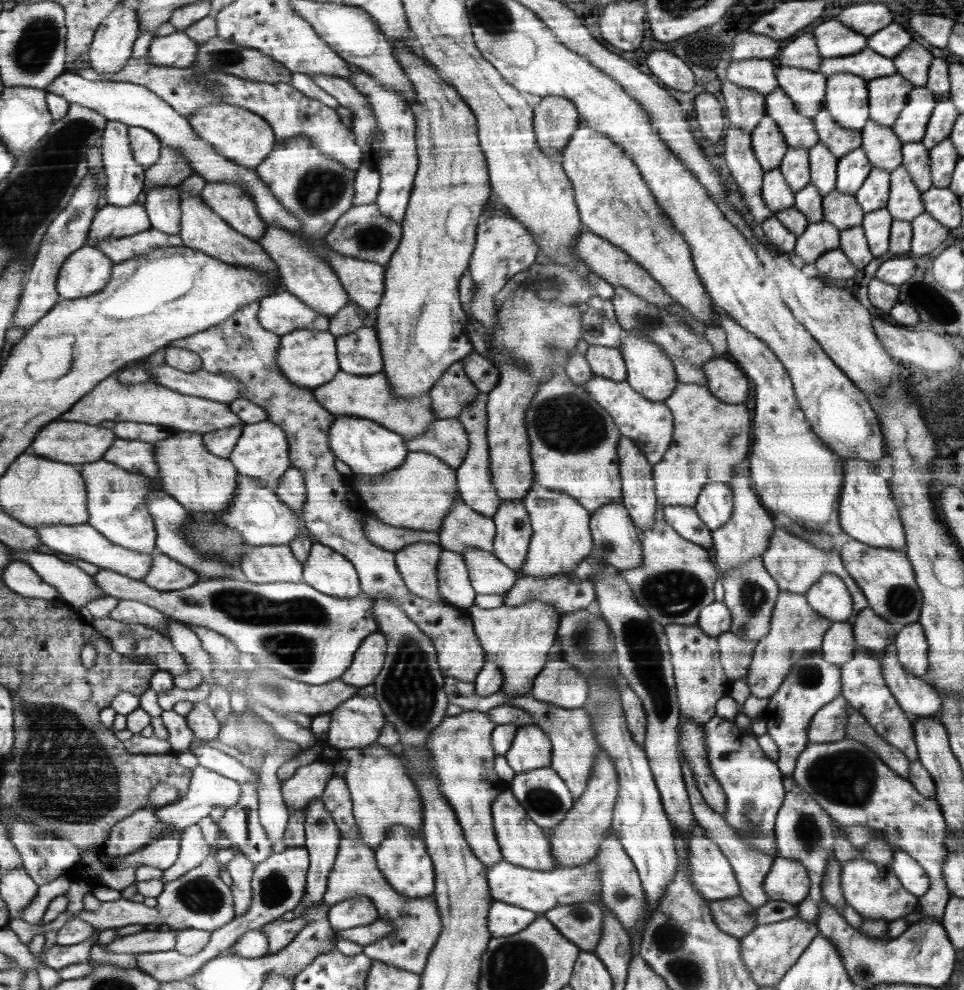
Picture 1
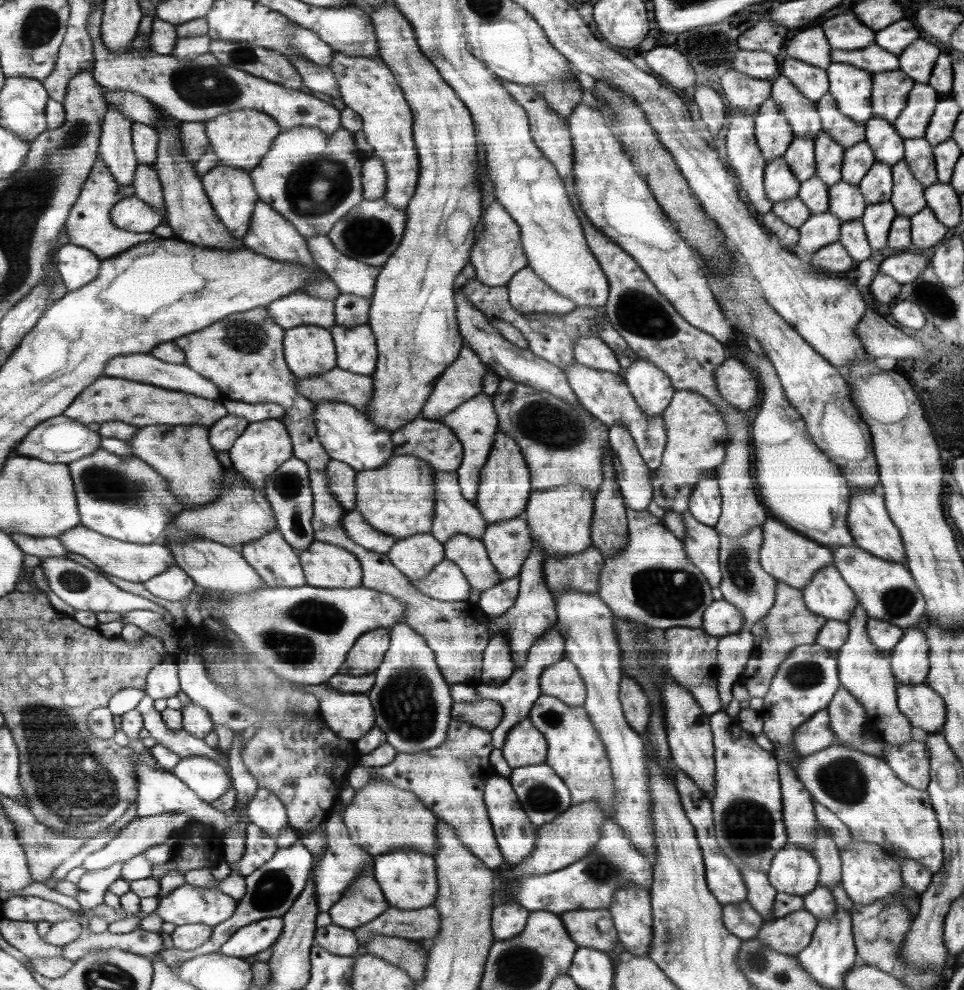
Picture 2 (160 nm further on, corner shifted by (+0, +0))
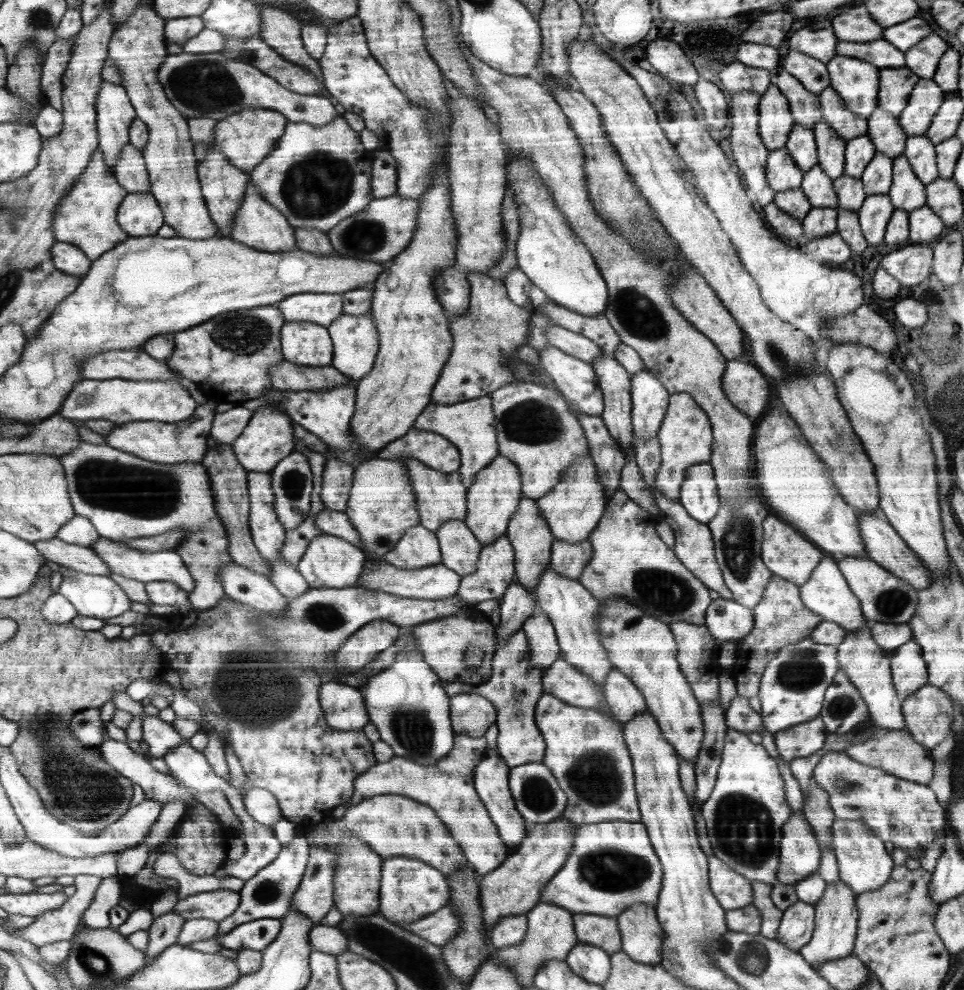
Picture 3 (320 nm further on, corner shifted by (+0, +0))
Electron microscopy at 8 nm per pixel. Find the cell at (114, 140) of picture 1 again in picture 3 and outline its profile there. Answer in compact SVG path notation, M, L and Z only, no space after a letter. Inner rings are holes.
M103 81L96 102L98 114L99 148L111 171L120 162L124 146L130 144L130 128L136 114L127 89L122 85Z

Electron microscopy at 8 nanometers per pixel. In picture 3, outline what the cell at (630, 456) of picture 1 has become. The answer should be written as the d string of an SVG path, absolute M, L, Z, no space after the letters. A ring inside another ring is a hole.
M598 356L591 363L599 376L606 408L600 416L608 432L627 456L633 438L631 423L631 375L612 356Z

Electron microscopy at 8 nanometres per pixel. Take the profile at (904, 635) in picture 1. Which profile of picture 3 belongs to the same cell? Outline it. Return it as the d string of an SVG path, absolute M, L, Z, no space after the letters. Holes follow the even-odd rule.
M910 639L899 646L890 662L896 696L901 701L927 683L927 664L923 659L923 650L915 640Z

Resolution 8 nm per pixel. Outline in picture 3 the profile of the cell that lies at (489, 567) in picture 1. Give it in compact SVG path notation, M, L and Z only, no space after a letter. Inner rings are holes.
M451 520L442 524L442 528L435 531L438 535L439 546L442 548L442 564L451 567L460 575L474 573L478 570L479 556L482 553L482 543L478 541L475 534L461 520Z

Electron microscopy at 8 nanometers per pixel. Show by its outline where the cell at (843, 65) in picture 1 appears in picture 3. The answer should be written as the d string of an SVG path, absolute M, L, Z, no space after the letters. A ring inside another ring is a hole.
M886 40L864 42L864 44L860 44L860 42L839 41L837 44L837 54L872 62L879 69L904 66L904 52L900 52L898 48L894 48Z

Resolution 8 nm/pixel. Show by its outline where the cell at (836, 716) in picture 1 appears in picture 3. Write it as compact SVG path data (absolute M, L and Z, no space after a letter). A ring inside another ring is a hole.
M813 718L802 725L794 725L790 729L774 734L779 761L789 765L794 758L814 754L824 746L827 735L821 718Z

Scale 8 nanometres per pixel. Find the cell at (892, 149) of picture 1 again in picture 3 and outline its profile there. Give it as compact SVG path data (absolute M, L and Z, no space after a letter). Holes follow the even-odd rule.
M876 107L867 118L867 136L872 139L878 153L895 159L905 151L907 136L900 128L898 117Z

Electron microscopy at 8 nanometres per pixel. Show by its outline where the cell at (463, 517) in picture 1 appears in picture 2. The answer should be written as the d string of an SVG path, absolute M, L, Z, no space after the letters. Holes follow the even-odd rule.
M437 472L436 510L431 534L445 543L455 534L481 538L489 528L474 502L464 498L455 472Z

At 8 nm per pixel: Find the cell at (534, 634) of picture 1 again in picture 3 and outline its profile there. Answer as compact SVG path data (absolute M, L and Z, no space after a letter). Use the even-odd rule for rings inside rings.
M523 497L518 512L511 518L506 531L505 535L511 539L515 549L515 578L532 596L535 596L542 574L546 572L551 562L552 548L556 539L551 533L547 519L539 510L538 502Z

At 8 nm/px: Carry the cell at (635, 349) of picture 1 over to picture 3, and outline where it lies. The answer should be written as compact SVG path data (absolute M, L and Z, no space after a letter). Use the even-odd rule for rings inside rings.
M646 369L631 376L631 423L633 438L654 438L670 405L664 385Z

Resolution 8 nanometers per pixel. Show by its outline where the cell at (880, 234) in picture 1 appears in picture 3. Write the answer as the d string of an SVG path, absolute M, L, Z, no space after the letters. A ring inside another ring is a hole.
M887 194L867 195L857 213L868 245L877 245L884 240L888 221L895 209Z

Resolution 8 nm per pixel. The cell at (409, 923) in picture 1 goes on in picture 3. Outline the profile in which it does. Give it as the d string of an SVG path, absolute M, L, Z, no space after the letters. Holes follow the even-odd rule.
M315 846L311 850L307 868L302 876L302 882L292 895L290 909L295 908L301 914L306 914L314 924L319 924L335 906L335 874L339 864L339 854L334 849L321 849Z

